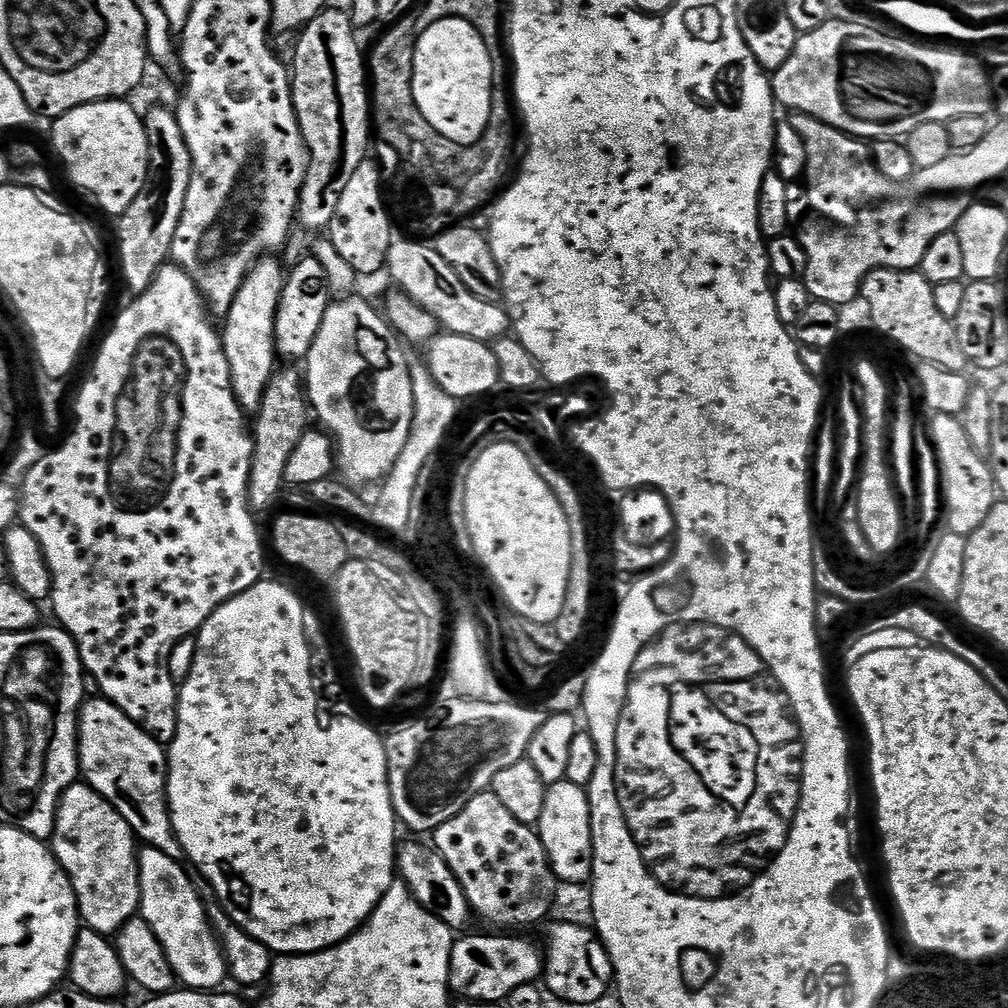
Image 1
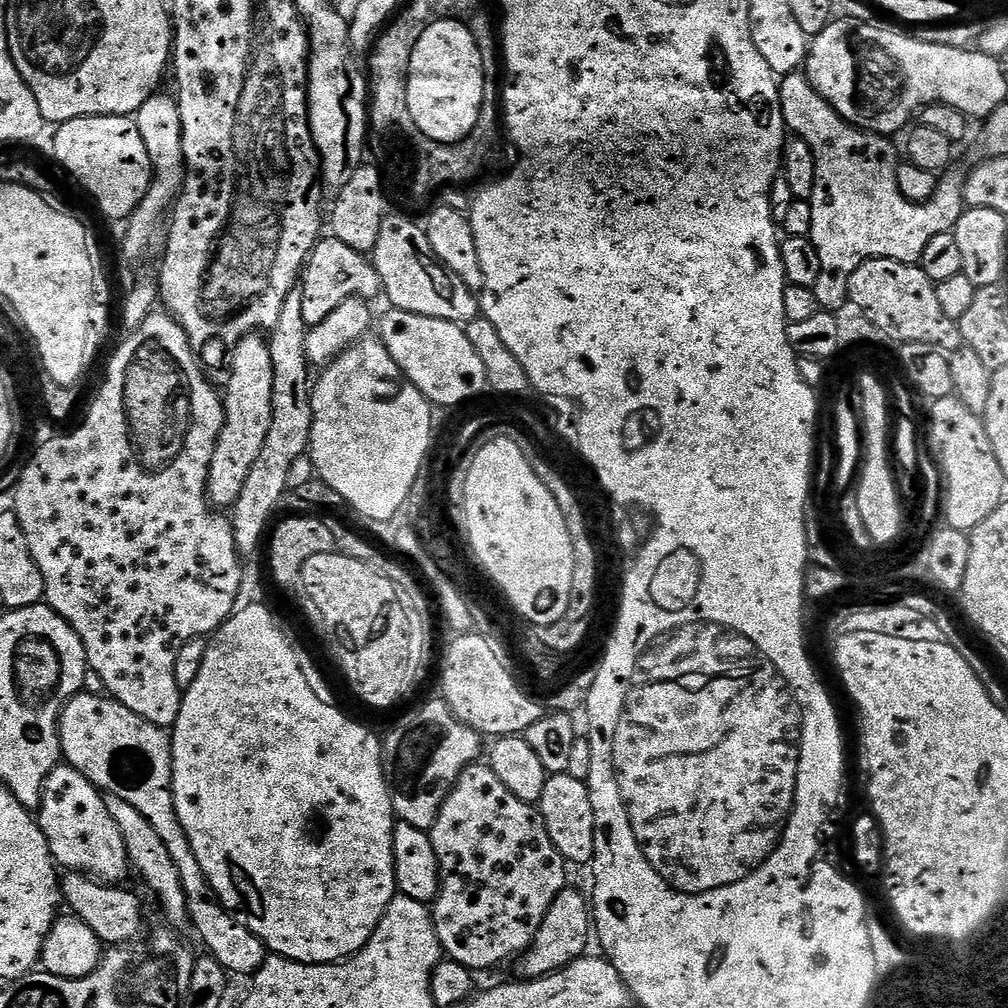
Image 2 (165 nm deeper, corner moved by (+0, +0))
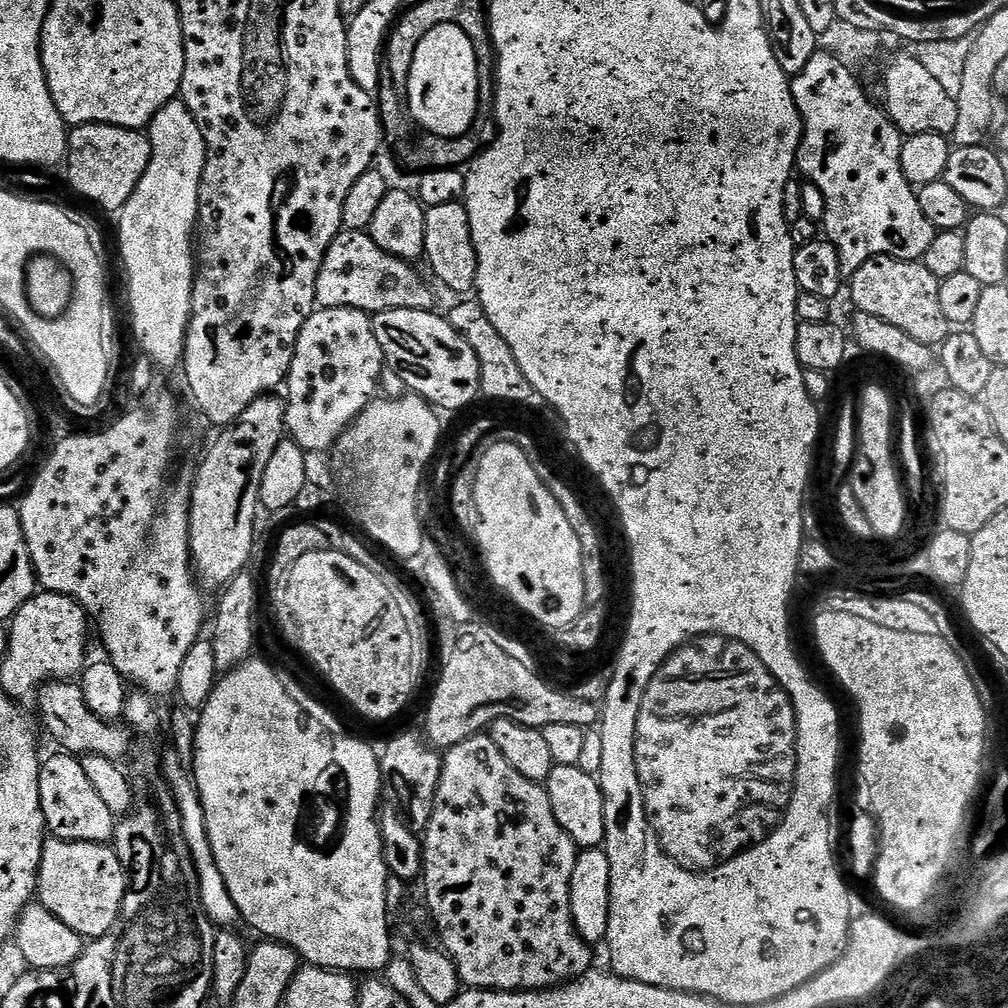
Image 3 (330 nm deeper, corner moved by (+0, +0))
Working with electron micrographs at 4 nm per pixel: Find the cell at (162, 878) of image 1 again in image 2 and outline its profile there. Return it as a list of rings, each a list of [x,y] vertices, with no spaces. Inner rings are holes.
[[[105,795],[104,801],[106,810],[110,810],[110,818],[114,818],[122,834],[129,863],[135,871],[137,868],[151,892],[157,896],[160,908],[167,920],[172,924],[186,924],[188,908],[185,906],[185,891],[182,890],[181,876],[158,832],[154,830],[154,826],[150,826],[150,822],[146,822],[146,818],[142,818],[138,810],[134,810],[134,806],[130,806],[130,802],[122,802],[122,798],[110,795]]]

